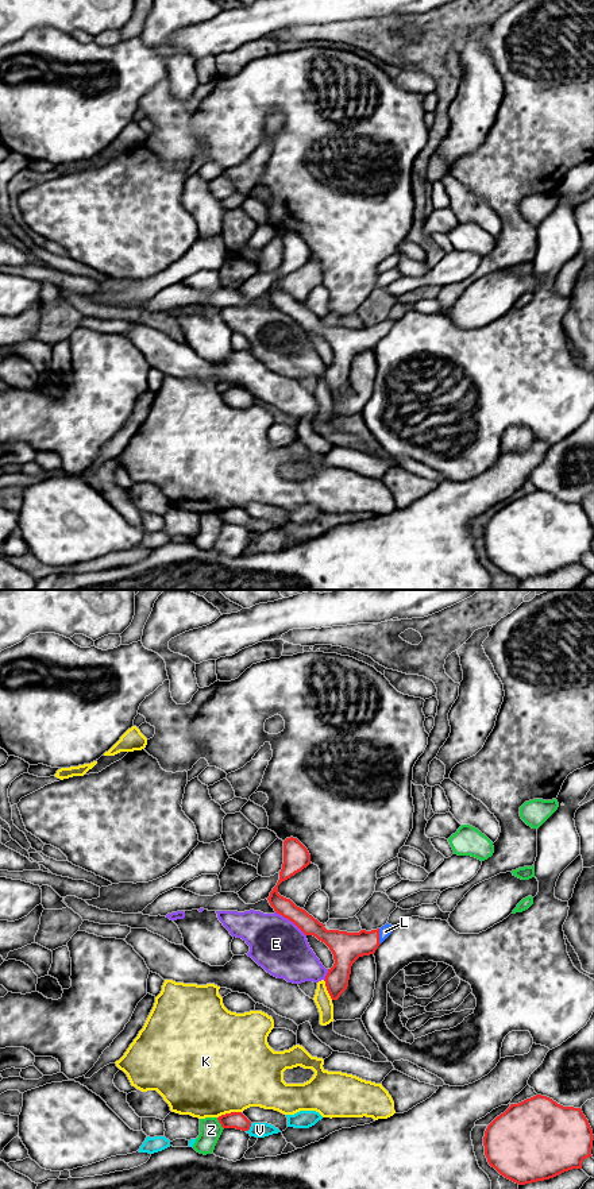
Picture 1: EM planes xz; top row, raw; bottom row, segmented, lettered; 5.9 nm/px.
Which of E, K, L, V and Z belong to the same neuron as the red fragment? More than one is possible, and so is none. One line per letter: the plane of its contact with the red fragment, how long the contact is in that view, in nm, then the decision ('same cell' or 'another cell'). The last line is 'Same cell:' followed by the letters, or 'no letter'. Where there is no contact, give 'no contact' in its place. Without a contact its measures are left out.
E: contact in xz; length 240 nm; another cell
K: contact in xz; length 150 nm; another cell
L: contact in xz; length 100 nm; same cell
V: contact in xz; length 70 nm; another cell
Z: contact in xz; length 80 nm; another cell
Same cell: L

